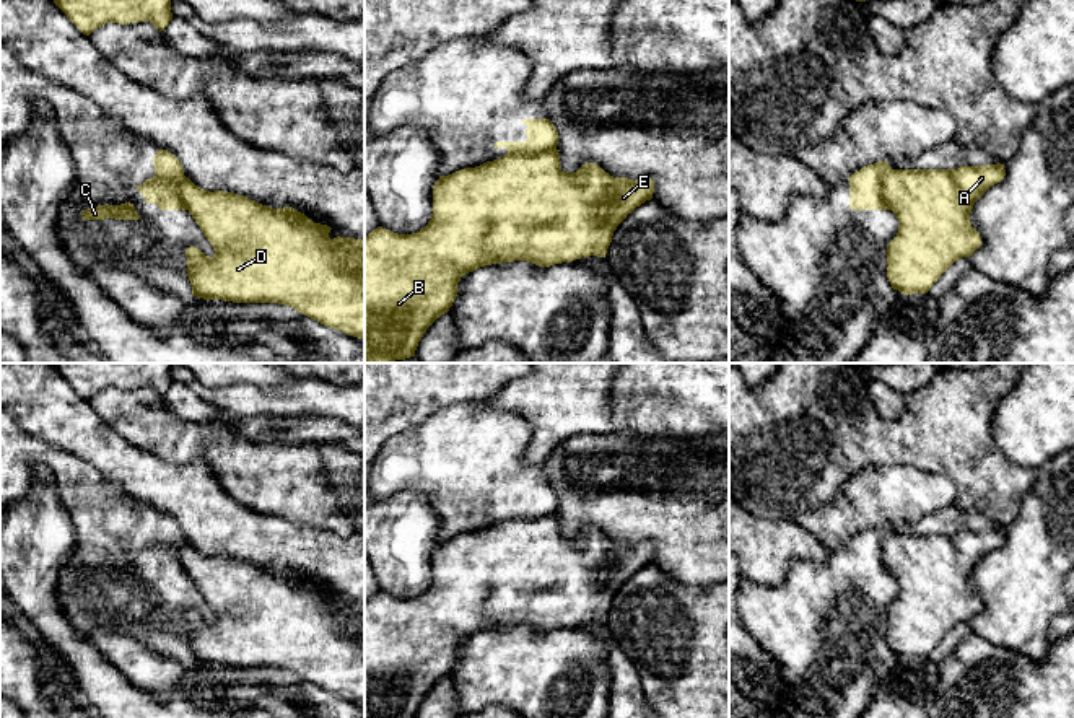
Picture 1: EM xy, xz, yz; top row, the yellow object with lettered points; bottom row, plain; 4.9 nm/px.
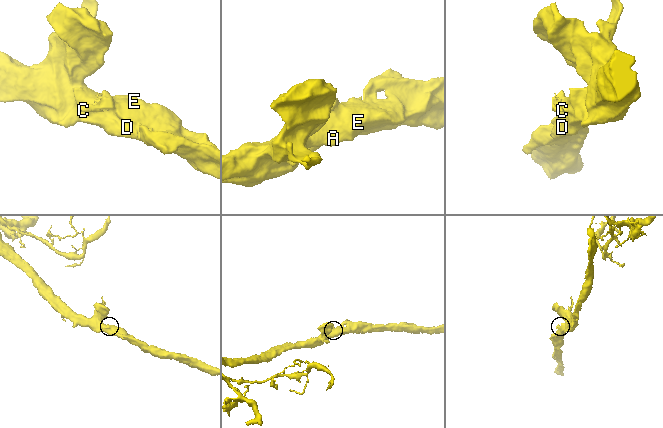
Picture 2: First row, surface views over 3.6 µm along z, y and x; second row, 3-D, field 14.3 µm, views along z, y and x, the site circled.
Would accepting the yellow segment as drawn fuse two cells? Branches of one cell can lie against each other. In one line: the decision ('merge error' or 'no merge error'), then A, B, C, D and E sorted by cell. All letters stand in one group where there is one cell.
no merge error | A B C D E

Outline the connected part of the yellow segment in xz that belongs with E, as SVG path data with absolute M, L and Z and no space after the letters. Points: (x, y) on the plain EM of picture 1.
M522 484L527 490L526 506L496 506L495 513L504 511L508 518L503 523L487 526L475 532L464 532L448 541L439 541L433 550L433 578L425 593L412 599L399 599L382 591L378 591L365 602L365 718L415 718L418 707L426 694L444 677L449 676L456 661L461 641L480 632L527 625L539 632L550 632L561 627L573 627L581 622L597 620L605 622L617 591L636 571L653 563L654 545L651 542L640 542L636 545L628 542L613 542L596 528L583 529L576 537L565 537L560 531L560 519L557 514L558 497L550 484Z

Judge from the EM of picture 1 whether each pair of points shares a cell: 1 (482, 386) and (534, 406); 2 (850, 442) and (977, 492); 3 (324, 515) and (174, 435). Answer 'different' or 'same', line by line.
1: different
2: same
3: same

